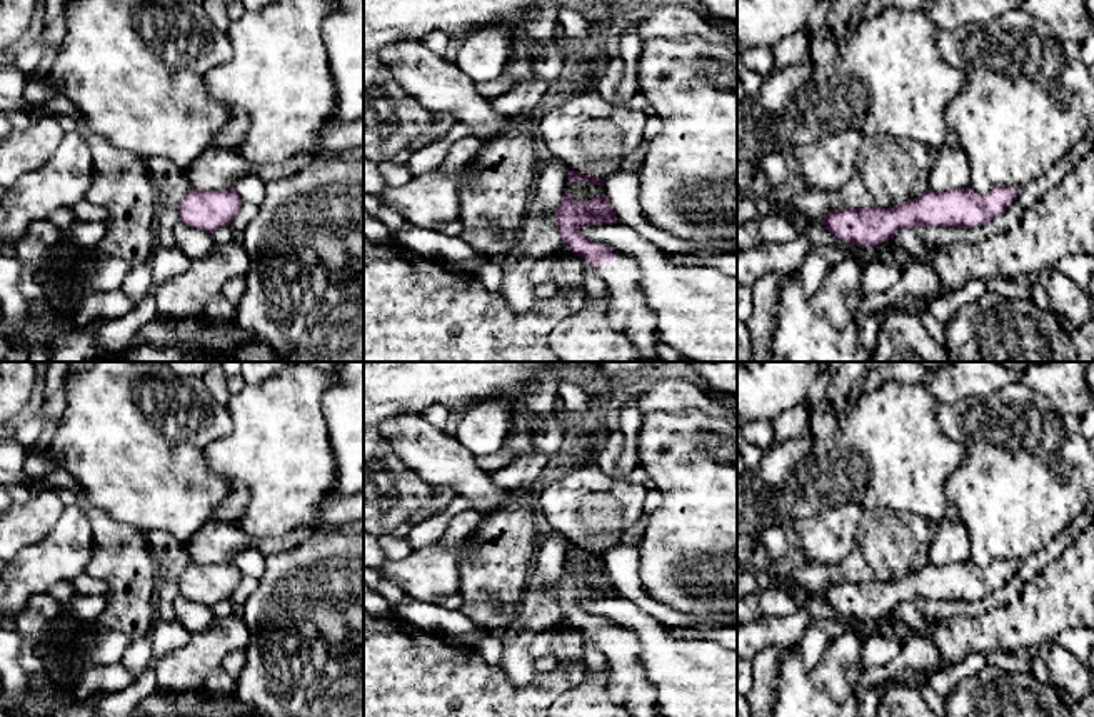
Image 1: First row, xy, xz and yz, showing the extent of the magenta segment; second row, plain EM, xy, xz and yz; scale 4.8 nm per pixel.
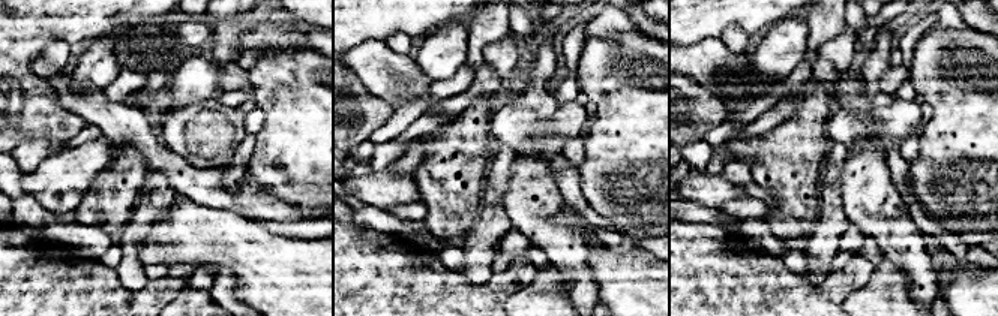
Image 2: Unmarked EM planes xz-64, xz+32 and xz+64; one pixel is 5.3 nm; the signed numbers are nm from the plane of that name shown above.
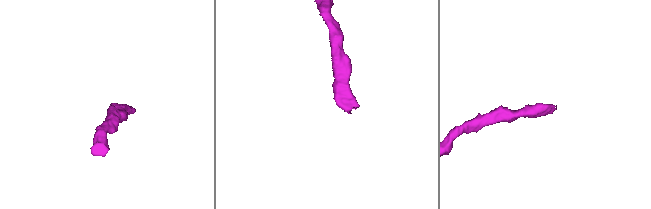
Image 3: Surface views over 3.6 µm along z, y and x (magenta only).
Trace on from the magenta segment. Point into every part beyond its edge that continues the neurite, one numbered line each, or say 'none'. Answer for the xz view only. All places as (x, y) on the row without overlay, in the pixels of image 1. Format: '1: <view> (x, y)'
1: xz (629, 686)

